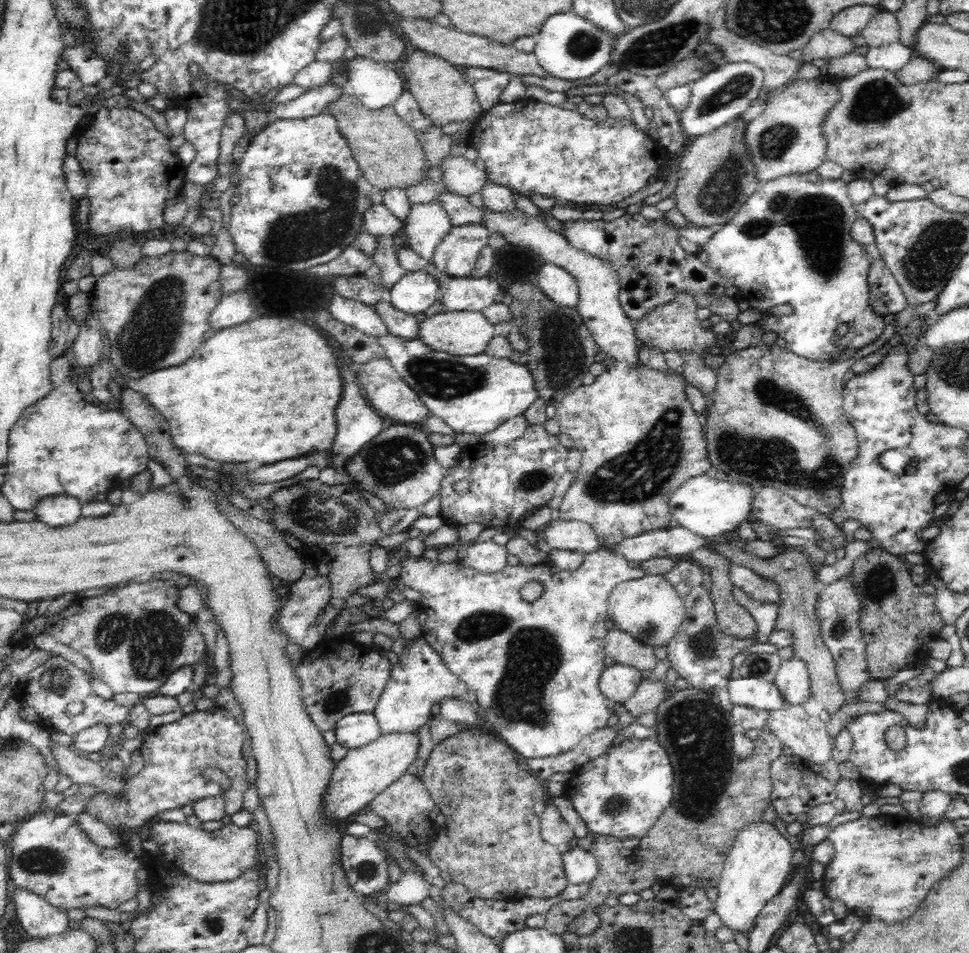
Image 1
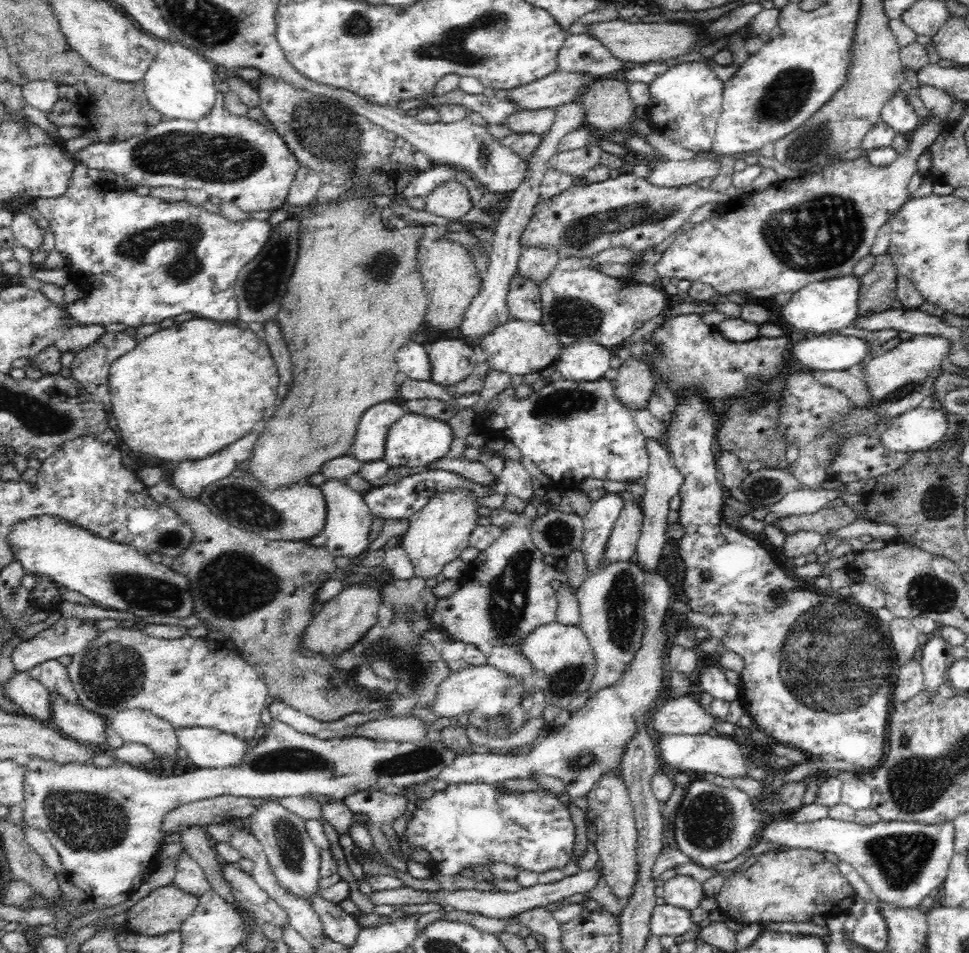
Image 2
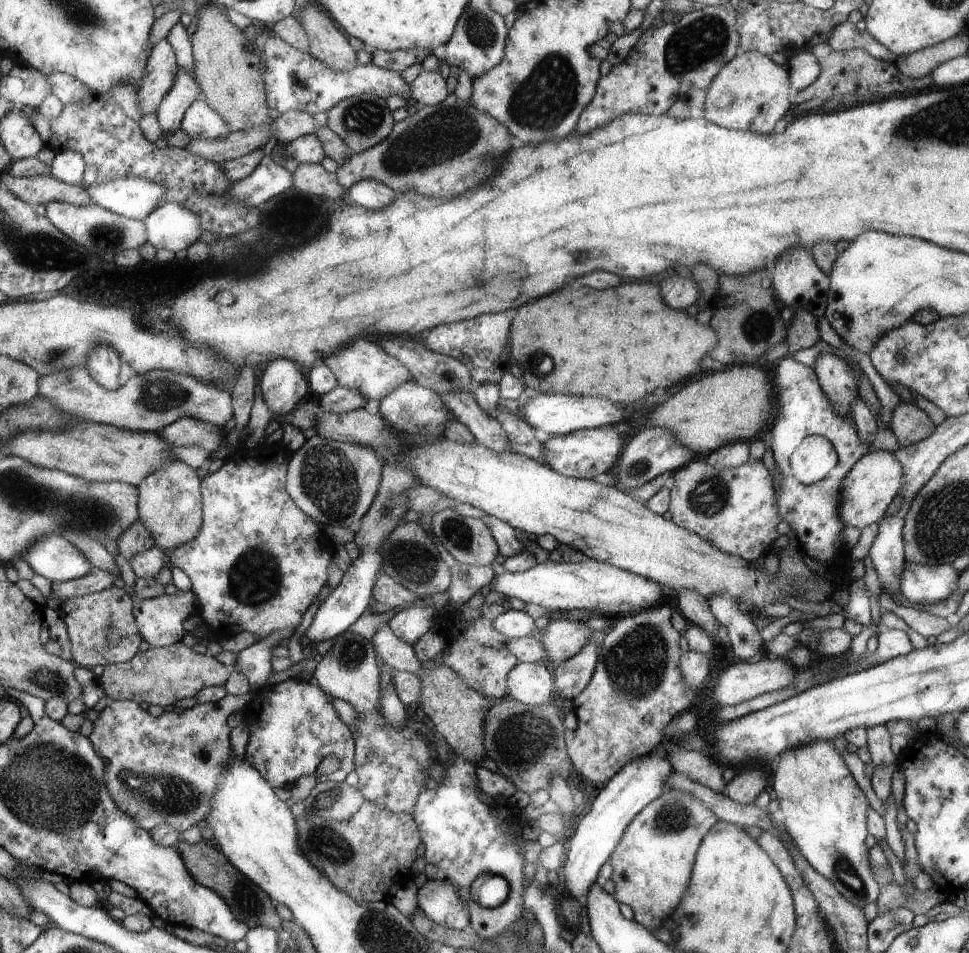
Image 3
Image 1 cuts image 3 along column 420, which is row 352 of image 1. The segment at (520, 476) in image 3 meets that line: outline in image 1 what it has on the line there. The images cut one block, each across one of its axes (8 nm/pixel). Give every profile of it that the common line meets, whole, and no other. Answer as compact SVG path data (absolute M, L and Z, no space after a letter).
M444 310L420 322L417 334L422 342L434 350L449 352L456 356L474 356L485 352L488 342L494 336L494 325L482 312Z

